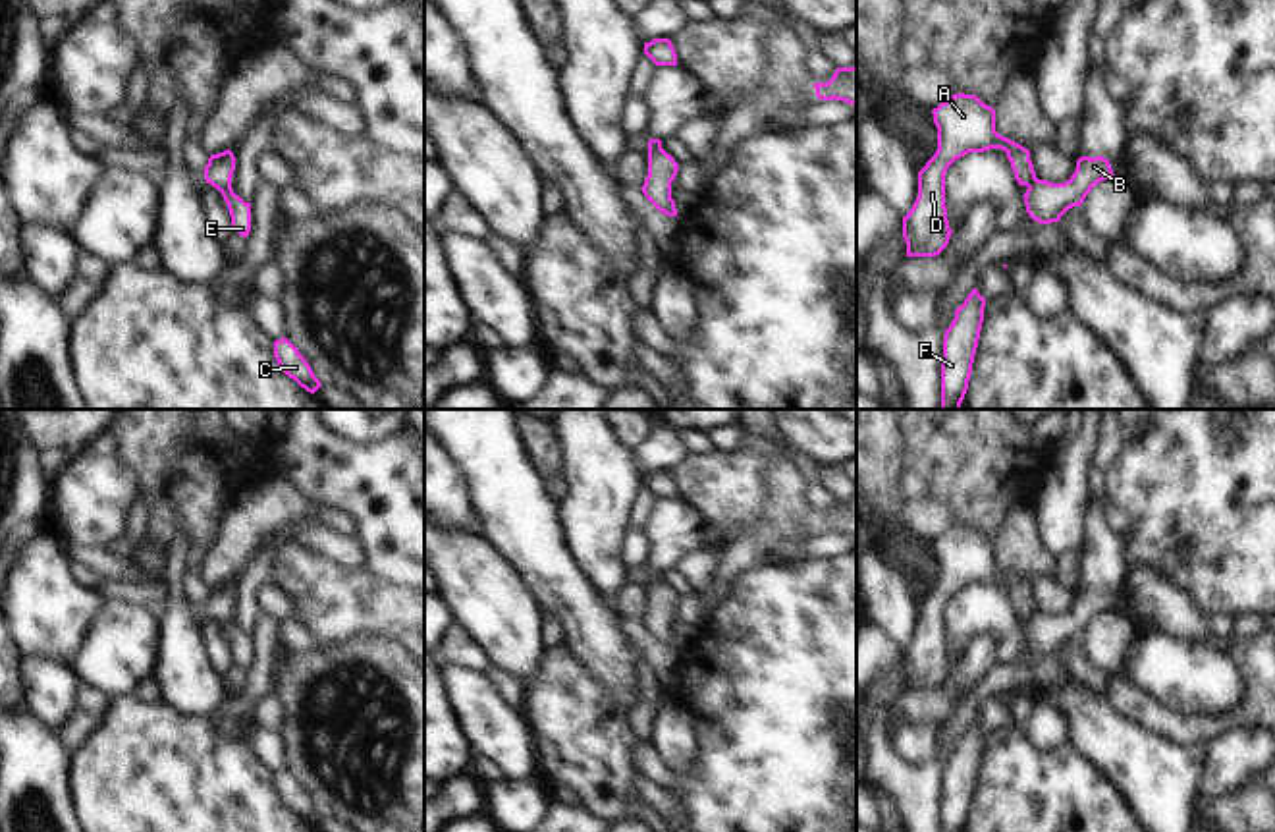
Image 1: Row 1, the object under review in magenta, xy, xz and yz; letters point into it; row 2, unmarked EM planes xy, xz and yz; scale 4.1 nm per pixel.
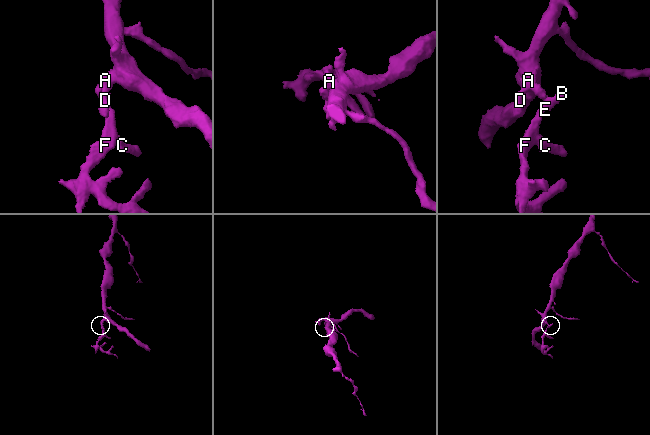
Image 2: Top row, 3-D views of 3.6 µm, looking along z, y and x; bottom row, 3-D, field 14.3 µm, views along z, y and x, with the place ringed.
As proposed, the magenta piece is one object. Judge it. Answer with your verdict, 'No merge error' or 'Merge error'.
Merge error

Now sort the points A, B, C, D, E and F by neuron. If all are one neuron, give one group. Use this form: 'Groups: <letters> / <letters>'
Groups: A D / B C E F

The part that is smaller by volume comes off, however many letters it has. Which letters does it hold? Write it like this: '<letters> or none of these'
B, C, E, F

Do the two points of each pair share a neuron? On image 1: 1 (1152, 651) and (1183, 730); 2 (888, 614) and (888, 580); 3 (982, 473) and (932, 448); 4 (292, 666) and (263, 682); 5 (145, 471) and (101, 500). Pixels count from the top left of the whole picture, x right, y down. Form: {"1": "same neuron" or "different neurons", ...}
{"1": "different neurons", "2": "same neuron", "3": "same neuron", "4": "different neurons", "5": "different neurons"}

